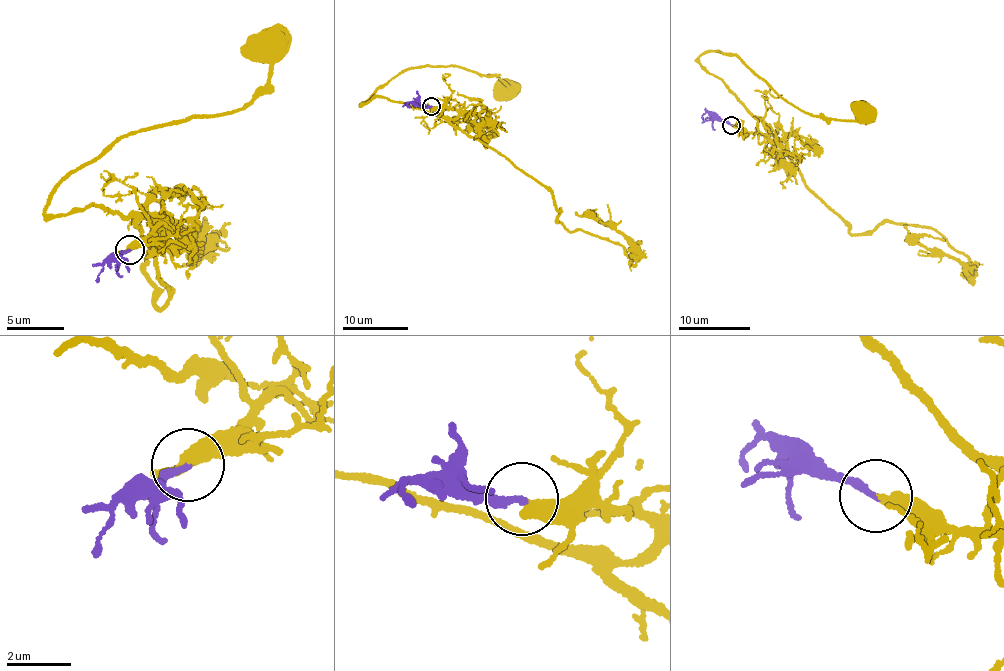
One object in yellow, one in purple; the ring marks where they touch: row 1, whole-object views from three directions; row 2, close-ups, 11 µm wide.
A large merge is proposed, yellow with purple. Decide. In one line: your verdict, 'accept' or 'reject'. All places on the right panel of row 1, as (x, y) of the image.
accept

